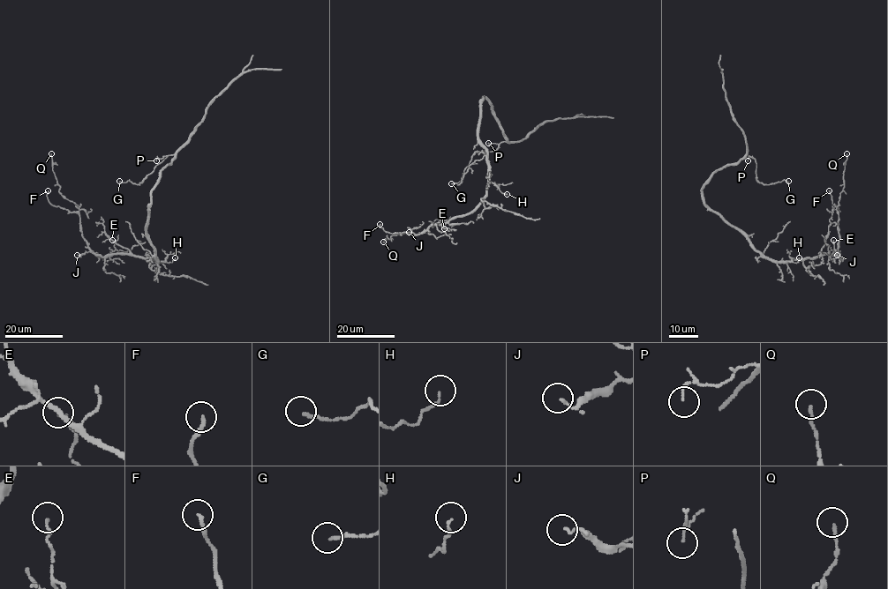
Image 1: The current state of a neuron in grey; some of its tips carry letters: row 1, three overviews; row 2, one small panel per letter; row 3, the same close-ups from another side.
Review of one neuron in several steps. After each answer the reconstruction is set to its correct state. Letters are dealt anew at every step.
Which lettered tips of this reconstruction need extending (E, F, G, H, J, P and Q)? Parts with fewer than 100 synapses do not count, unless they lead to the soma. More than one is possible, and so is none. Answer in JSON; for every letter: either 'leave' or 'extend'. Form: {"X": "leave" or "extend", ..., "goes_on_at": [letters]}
{"E": "leave", "F": "leave", "G": "leave", "H": "leave", "J": "leave", "P": "leave", "Q": "leave", "goes_on_at": []}

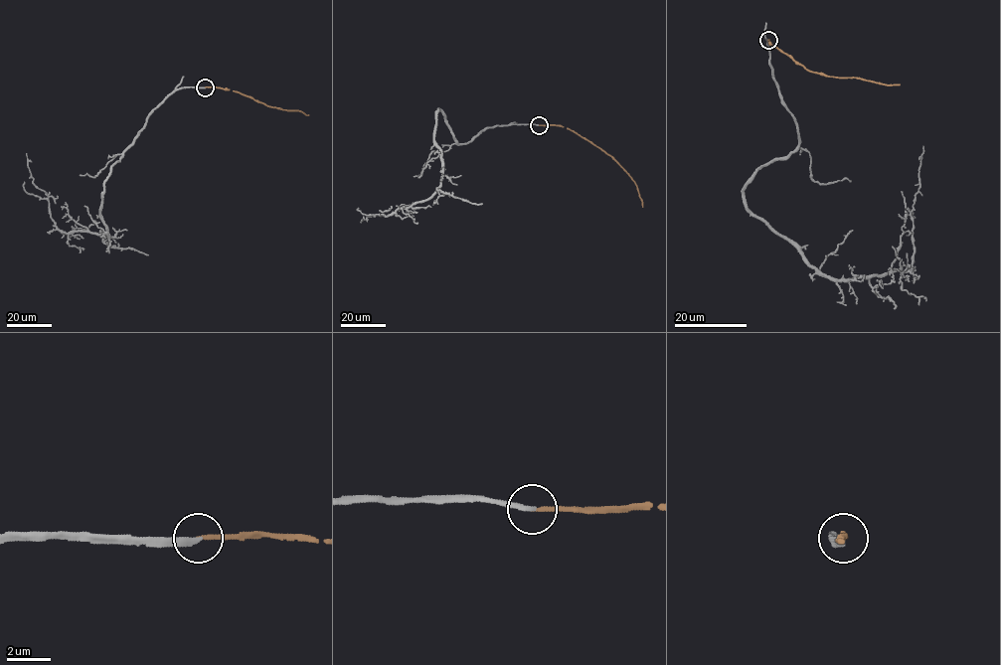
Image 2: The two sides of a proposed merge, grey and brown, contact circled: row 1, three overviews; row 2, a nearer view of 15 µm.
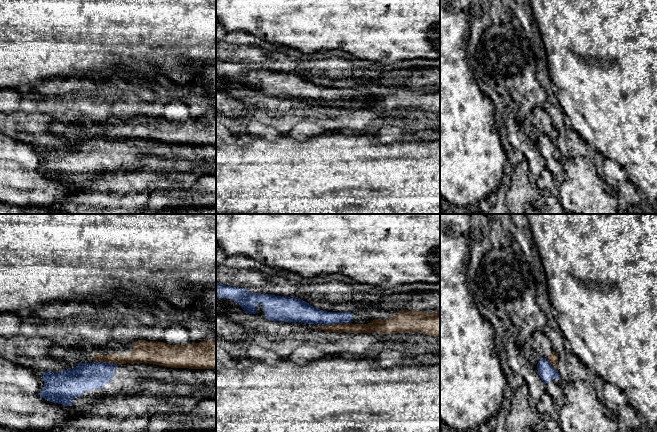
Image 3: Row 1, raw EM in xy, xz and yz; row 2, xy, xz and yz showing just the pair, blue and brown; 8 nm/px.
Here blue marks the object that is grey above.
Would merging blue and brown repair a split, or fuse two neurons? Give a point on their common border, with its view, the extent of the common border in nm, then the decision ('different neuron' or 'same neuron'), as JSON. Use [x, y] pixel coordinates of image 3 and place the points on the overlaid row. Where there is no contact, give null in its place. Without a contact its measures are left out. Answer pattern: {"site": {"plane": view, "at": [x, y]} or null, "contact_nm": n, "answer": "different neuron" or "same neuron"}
{"site": {"plane": "xz", "at": [333, 323]}, "contact_nm": 280, "answer": "different neuron"}

